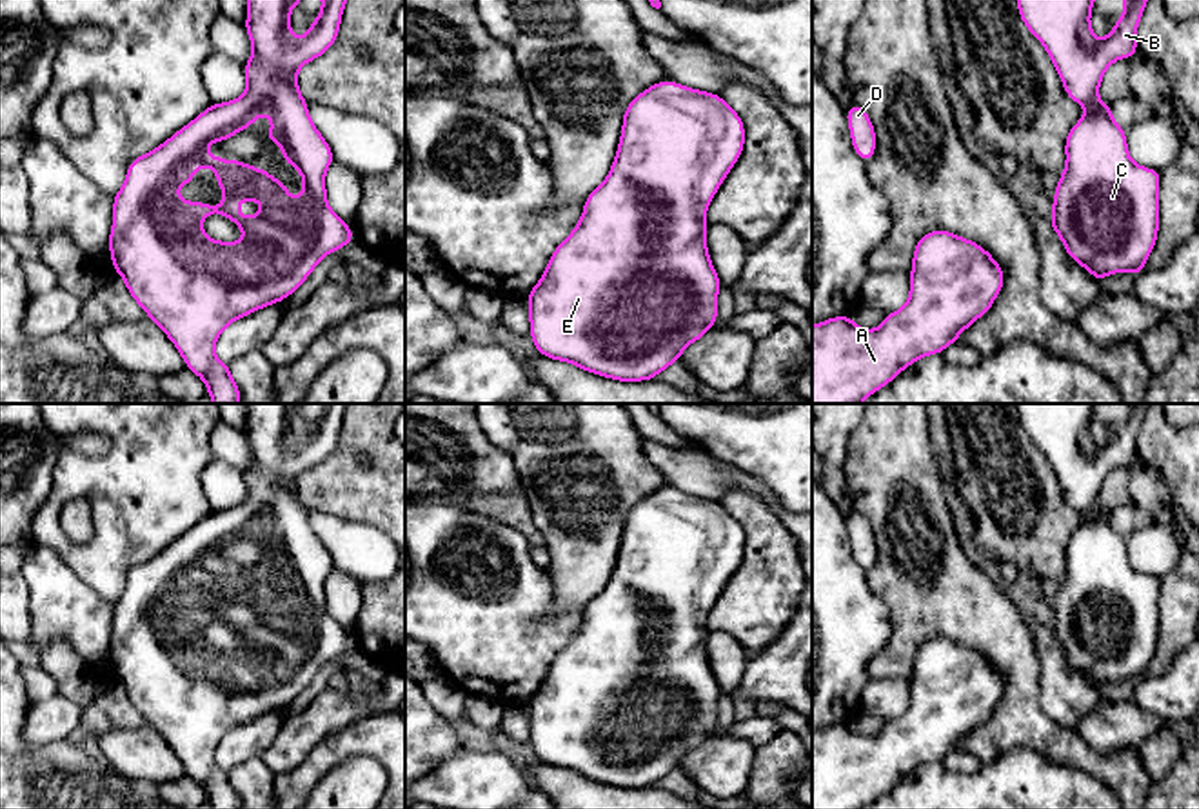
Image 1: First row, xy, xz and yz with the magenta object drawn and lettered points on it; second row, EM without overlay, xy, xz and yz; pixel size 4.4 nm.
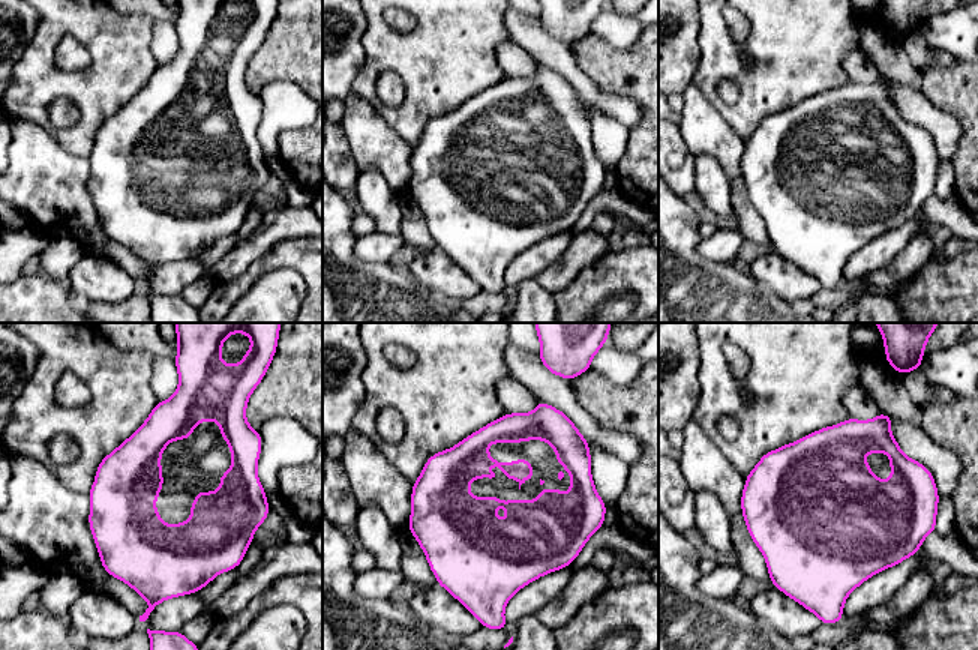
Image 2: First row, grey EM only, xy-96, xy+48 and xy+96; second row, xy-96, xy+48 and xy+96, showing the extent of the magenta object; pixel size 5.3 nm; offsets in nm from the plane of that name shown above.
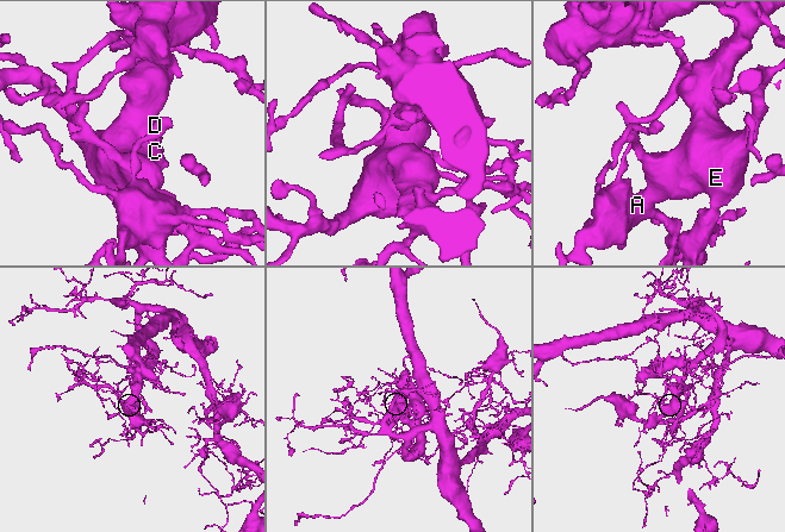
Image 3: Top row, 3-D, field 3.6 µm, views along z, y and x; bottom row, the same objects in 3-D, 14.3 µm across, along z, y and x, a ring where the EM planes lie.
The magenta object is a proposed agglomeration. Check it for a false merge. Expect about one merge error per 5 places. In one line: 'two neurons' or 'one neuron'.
one neuron

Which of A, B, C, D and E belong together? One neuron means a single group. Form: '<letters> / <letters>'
A B C D E

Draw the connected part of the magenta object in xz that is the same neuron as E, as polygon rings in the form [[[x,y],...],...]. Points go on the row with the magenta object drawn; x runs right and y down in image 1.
[[[661,80],[634,96],[623,111],[621,136],[607,178],[585,196],[580,222],[558,244],[540,282],[527,295],[534,349],[616,382],[654,380],[670,364],[681,362],[683,349],[719,322],[718,293],[723,285],[705,242],[705,215],[743,147],[743,118],[719,93]]]

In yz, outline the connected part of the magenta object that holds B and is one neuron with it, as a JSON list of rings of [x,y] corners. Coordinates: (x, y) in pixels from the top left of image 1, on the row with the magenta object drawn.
[[[1016,0],[1065,93],[1086,109],[1066,135],[1065,173],[1057,176],[1048,220],[1066,255],[1101,284],[1112,273],[1144,271],[1159,235],[1161,171],[1130,158],[1112,104],[1097,98],[1106,69],[1139,53],[1137,25],[1148,0],[1121,0],[1128,7],[1105,40],[1092,33],[1094,2]]]

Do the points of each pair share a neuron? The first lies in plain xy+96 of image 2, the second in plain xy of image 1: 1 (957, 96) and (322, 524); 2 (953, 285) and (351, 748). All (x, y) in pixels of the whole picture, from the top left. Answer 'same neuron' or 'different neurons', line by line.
1: different neurons
2: same neuron

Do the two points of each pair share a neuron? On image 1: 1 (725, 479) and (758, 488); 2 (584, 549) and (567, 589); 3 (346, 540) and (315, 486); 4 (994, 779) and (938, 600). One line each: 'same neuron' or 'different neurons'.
1: same neuron
2: same neuron
3: different neurons
4: different neurons

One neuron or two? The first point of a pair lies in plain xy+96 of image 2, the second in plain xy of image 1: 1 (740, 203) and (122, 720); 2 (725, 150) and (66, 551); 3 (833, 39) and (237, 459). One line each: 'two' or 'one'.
1: one
2: two
3: two

